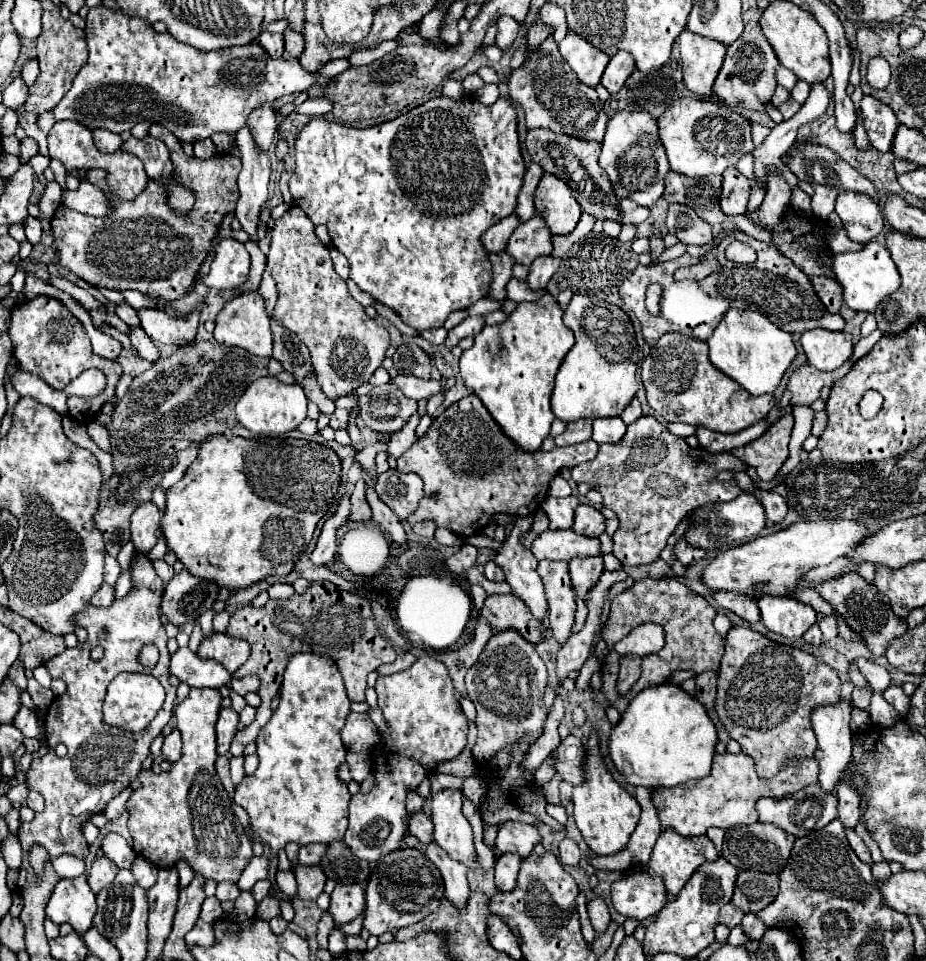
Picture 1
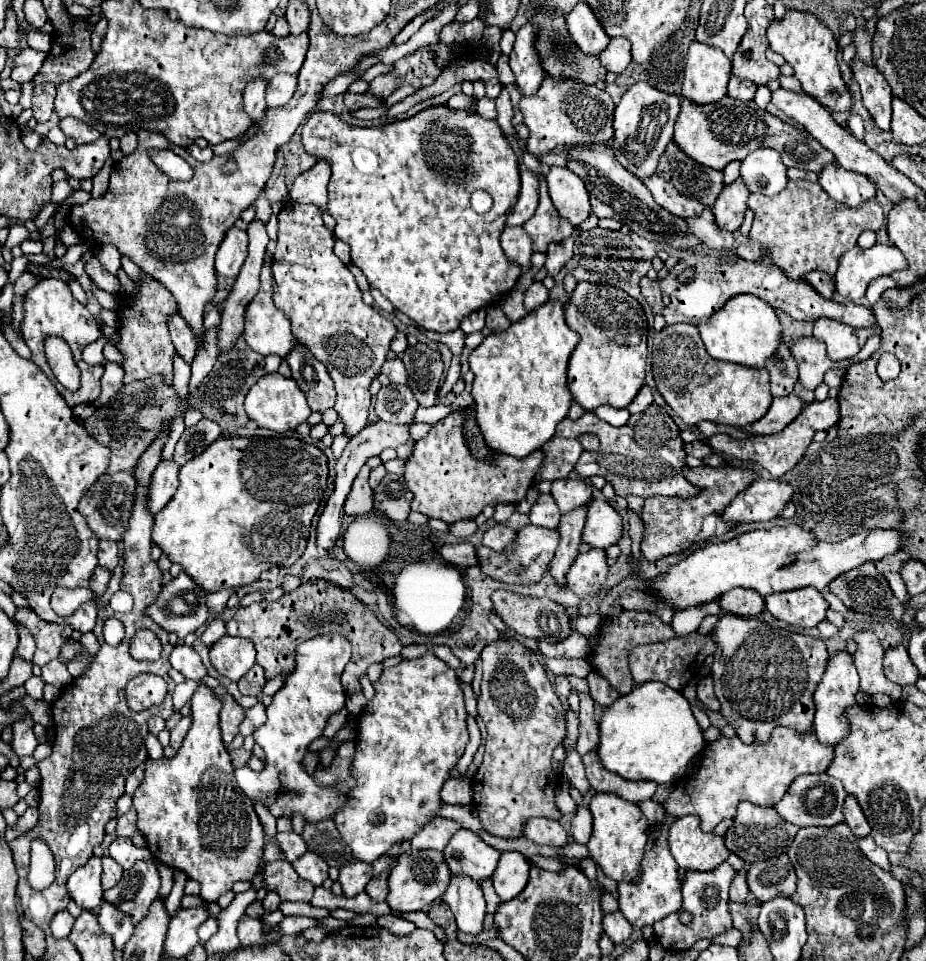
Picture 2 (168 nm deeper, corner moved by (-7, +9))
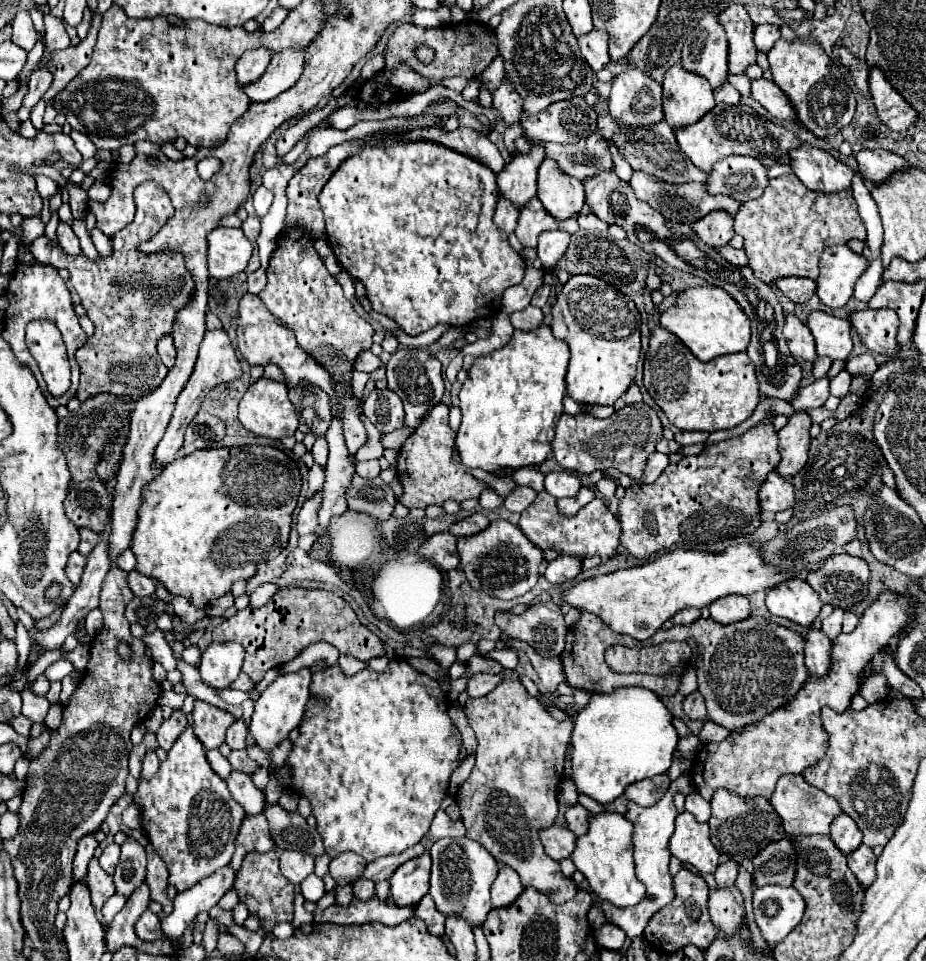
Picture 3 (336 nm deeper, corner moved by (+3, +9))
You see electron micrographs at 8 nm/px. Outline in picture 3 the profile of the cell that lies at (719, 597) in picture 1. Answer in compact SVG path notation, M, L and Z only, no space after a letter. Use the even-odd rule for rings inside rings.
M724 596L720 600L714 600L710 606L710 616L718 620L720 624L732 624L738 620L744 620L750 614L750 604L746 596Z

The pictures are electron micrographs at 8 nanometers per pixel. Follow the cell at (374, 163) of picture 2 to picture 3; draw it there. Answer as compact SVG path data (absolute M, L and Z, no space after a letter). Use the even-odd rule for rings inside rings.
M398 134L376 140L346 158L318 198L326 220L326 238L340 266L366 286L372 308L396 320L410 336L422 334L436 324L468 326L476 318L494 318L500 312L502 292L518 284L526 268L524 260L508 244L508 238L498 234L492 222L498 204L496 174L486 164L438 142L406 142Z

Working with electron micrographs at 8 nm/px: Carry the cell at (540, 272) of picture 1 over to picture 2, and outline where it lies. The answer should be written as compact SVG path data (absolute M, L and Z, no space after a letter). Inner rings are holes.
M570 236L570 238L564 238L564 240L548 246L548 252L546 252L548 276L556 276L562 270L562 266L572 258L574 242L576 242L576 236Z

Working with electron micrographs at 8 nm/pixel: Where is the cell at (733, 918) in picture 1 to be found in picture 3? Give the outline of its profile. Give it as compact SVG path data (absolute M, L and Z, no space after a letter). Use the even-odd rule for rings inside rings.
M726 860L718 866L718 870L714 872L714 878L718 882L718 888L726 888L726 886L734 886L734 880L738 876L738 864L732 860Z

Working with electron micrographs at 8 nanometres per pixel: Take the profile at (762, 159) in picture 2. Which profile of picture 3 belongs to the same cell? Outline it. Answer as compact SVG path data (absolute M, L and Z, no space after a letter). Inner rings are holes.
M726 156L714 164L706 180L712 194L726 194L738 202L758 198L768 186L768 168L752 156Z

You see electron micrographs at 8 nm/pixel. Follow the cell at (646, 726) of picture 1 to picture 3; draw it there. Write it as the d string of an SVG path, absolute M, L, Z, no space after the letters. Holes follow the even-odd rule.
M626 686L612 694L592 694L572 730L572 776L578 792L598 802L612 802L632 782L664 774L678 744L672 712L648 688Z

